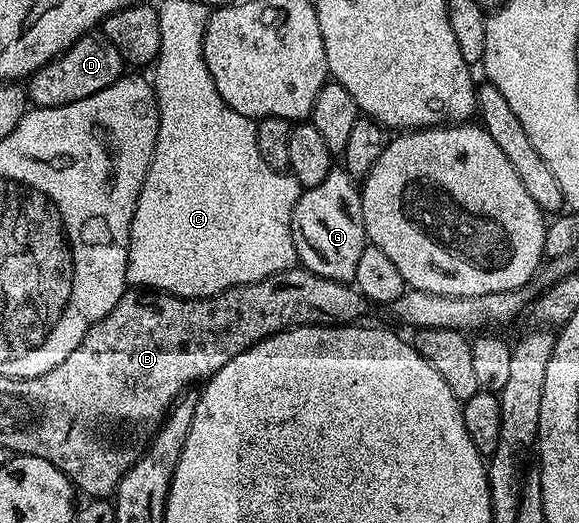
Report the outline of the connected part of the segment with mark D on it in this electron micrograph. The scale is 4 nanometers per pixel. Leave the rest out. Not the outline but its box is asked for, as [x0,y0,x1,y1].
[25,32,125,108]

